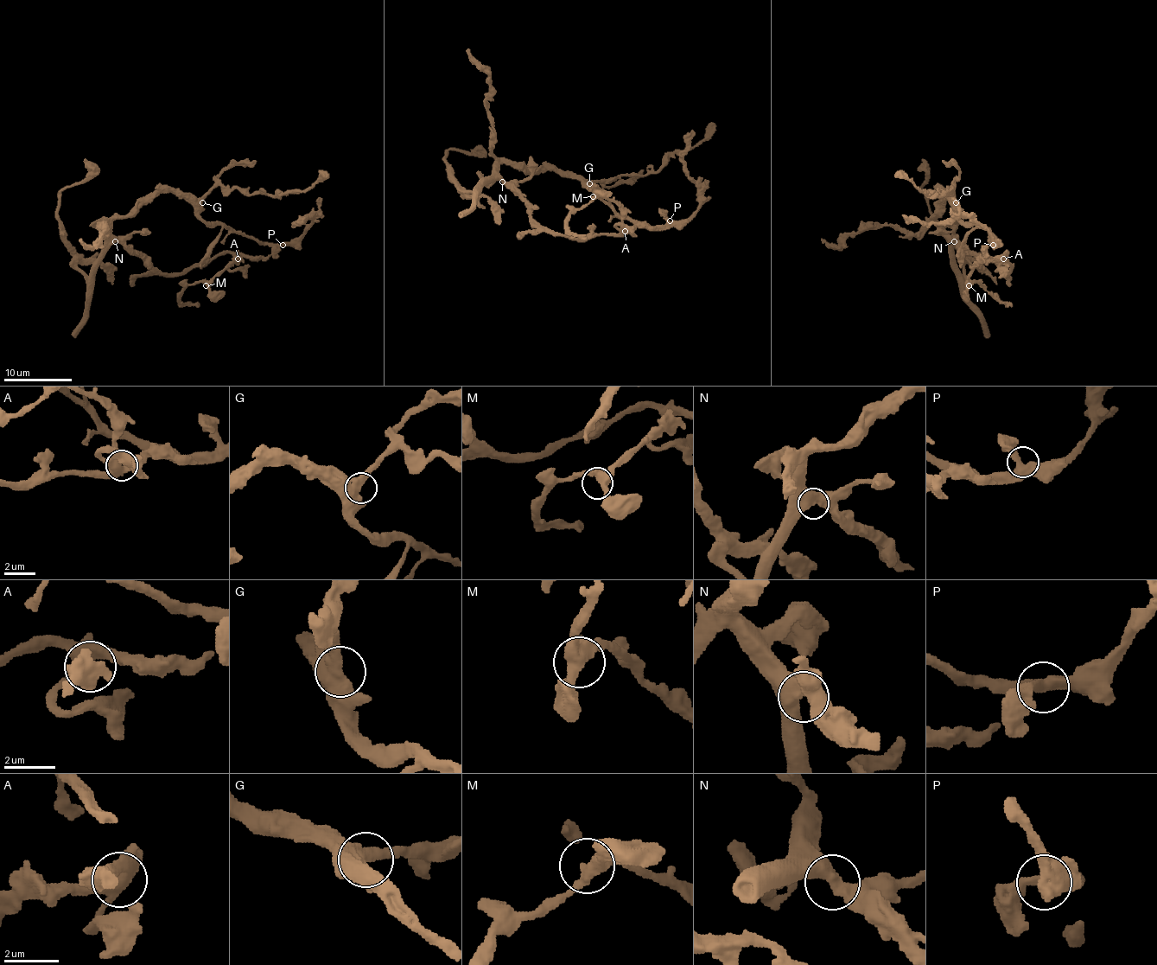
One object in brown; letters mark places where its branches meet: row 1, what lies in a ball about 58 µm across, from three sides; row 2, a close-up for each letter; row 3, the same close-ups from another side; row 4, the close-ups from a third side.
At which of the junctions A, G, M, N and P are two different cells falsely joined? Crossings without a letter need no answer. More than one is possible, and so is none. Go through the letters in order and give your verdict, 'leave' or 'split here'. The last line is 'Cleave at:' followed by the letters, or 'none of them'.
A: leave
G: leave
M: leave
N: leave
P: leave
Cleave at: none of them

